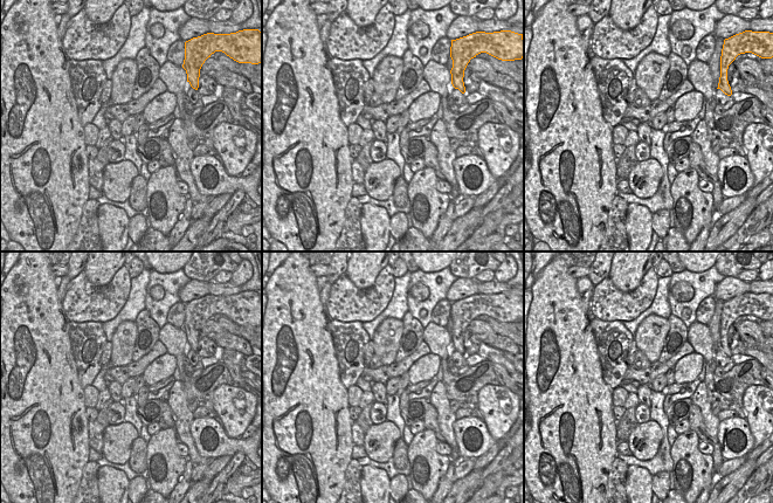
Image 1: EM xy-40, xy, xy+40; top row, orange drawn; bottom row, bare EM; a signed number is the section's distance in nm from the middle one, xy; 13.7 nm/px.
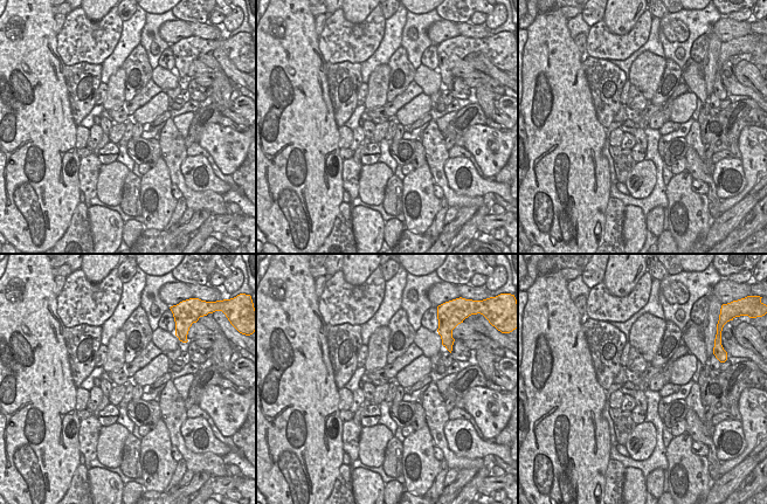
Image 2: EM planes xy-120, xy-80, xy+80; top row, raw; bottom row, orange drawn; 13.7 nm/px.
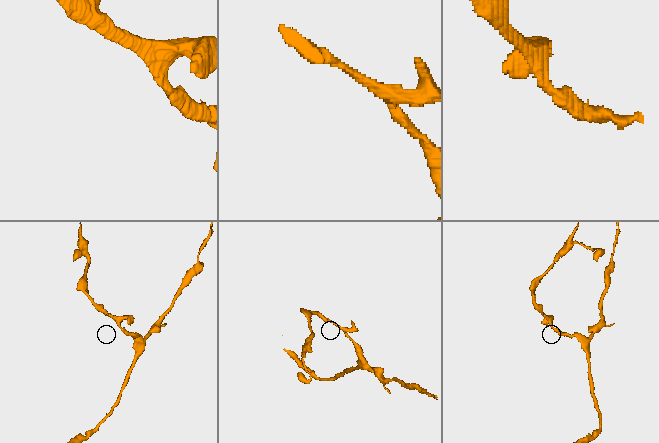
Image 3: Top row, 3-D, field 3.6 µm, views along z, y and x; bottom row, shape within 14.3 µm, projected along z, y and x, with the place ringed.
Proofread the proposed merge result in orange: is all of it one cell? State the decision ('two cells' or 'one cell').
one cell

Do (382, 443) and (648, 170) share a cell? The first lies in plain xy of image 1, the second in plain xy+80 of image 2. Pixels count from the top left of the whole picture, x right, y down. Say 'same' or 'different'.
same

